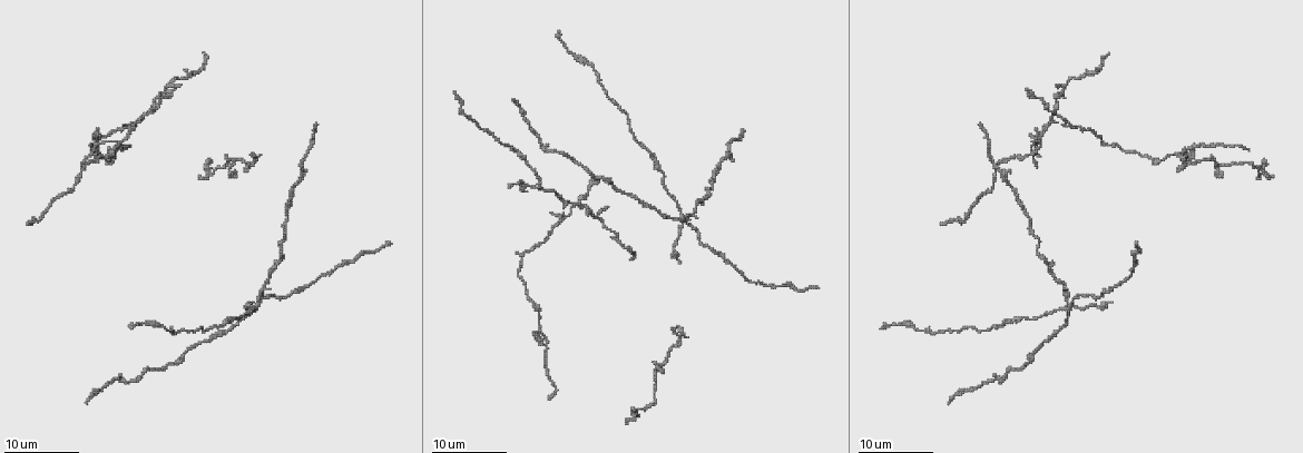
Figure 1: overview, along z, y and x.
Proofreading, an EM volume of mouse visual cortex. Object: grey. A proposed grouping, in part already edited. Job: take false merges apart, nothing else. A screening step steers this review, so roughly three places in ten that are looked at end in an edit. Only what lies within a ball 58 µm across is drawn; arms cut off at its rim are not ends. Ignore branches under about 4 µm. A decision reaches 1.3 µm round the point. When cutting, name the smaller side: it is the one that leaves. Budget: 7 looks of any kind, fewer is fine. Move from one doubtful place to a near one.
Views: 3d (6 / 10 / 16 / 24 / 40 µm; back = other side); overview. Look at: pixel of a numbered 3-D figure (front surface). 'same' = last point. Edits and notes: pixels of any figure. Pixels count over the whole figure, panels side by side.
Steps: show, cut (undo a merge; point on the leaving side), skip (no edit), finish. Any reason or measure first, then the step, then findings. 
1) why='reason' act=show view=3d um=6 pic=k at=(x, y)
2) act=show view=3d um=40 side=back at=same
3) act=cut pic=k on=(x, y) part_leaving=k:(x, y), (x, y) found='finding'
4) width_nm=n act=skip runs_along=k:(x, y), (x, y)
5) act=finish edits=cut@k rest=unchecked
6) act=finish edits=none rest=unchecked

why='looks like a crossing' act=show view=3d um=16 pic=1 at=(1070, 306)

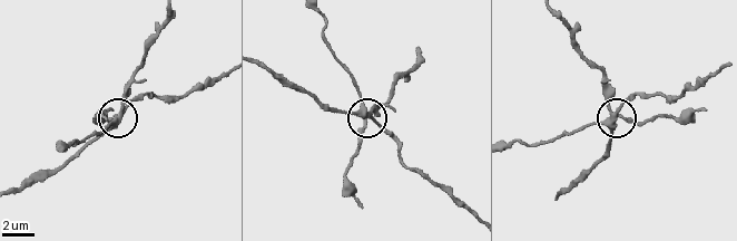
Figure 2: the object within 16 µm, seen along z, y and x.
act=show view=3d um=10 pic=2 at=(369, 117)

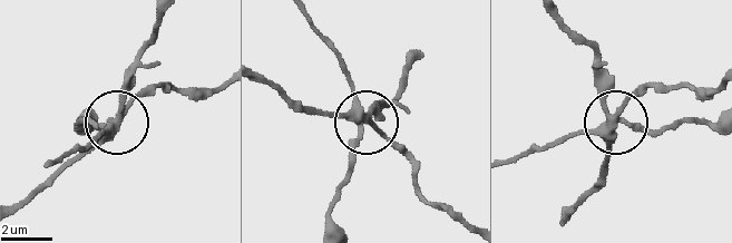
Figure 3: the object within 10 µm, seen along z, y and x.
side_arm_um=36 act=cut pic=3 on=(99, 130) part_leaving=3:(354, 109), (343, 60), (306, 16) found='a second neuron is stuck on'

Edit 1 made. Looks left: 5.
why='redraw' act=show view=overview

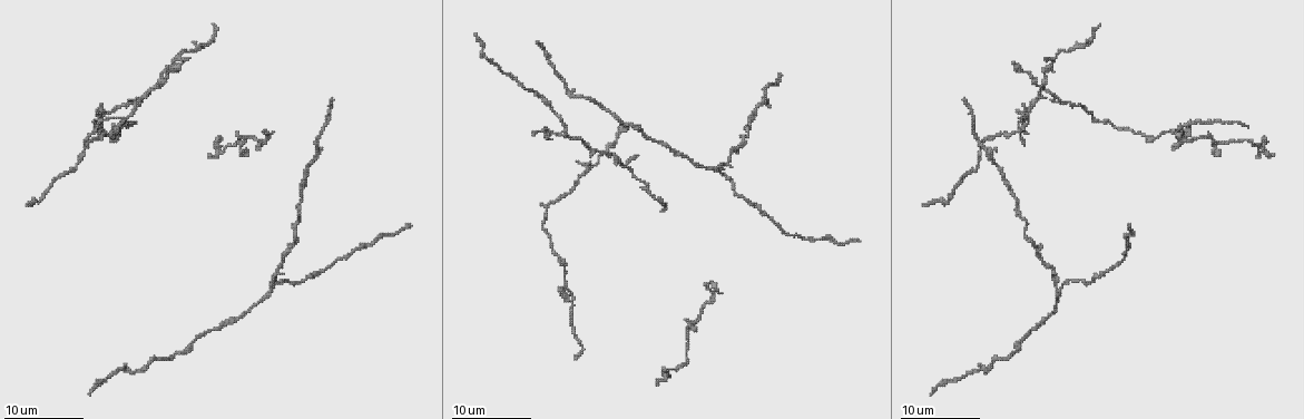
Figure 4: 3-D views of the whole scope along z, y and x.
act=show view=3d um=10 pic=4 at=(788, 235)

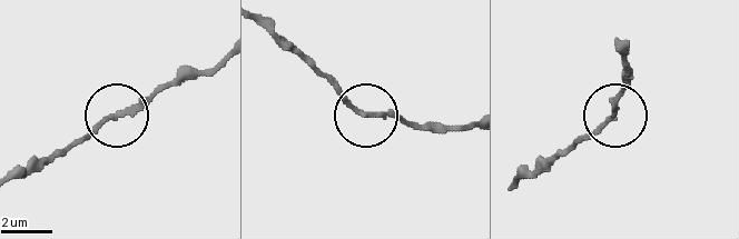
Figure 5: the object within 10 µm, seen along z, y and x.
act=show view=3d um=6 pic=5 at=(357, 110)

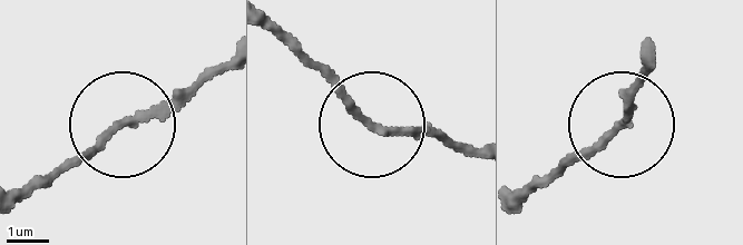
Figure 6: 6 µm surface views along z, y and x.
act=skip runs_along=6:(515, 206), (628, 114), (639, 75) found='all the same neuron'

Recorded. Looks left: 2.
why='looks like a crossing' act=show view=3d um=10 pic=4 at=(1043, 88)

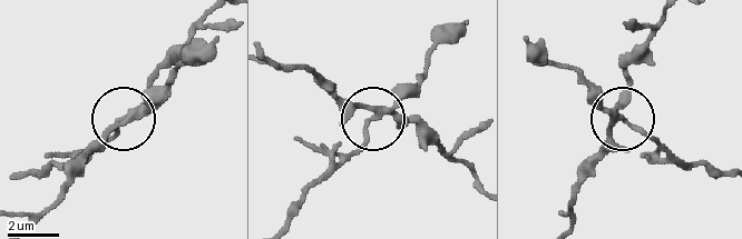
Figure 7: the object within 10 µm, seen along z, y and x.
width_nm=230 act=cut pic=7 on=(163, 102) part_leaving=7:(383, 115), (373, 120), (360, 146), (309, 190), (290, 222) found='two neurons meet here'

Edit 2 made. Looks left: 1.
act=finish edits=cut@3,cut@7 rest=unchecked

